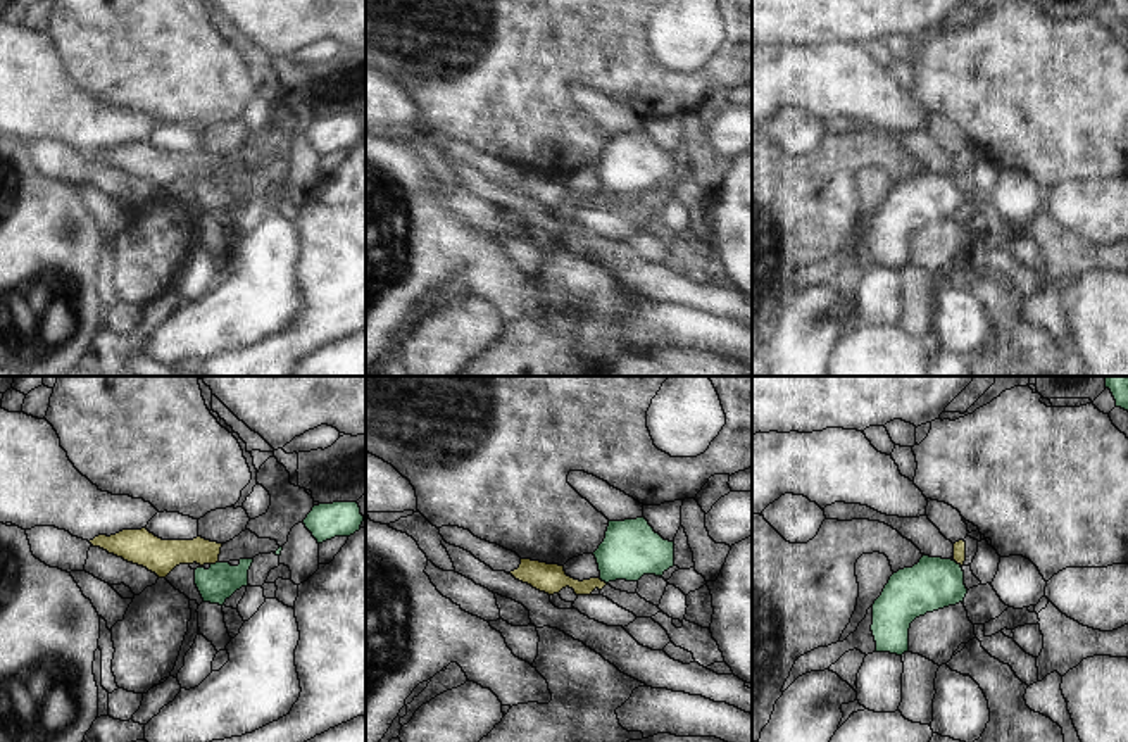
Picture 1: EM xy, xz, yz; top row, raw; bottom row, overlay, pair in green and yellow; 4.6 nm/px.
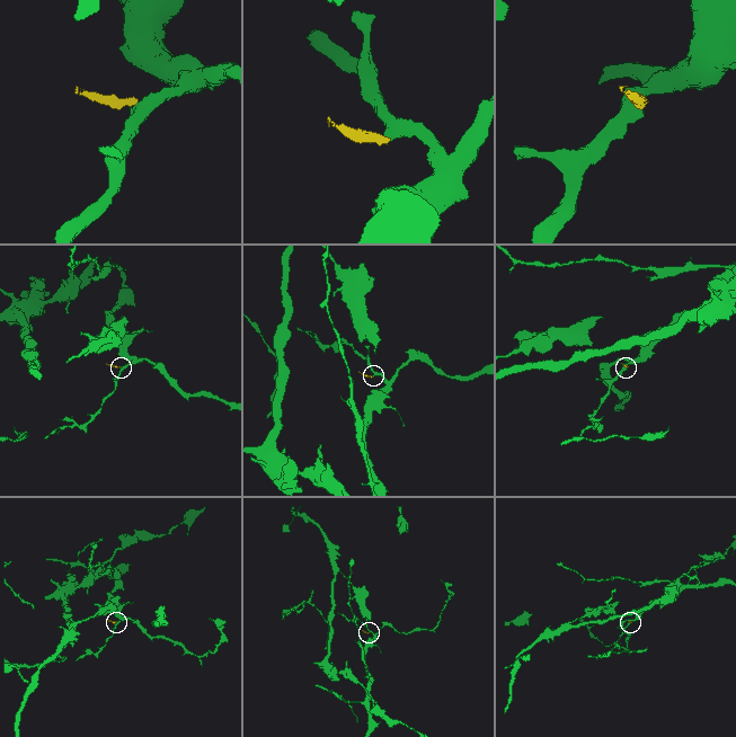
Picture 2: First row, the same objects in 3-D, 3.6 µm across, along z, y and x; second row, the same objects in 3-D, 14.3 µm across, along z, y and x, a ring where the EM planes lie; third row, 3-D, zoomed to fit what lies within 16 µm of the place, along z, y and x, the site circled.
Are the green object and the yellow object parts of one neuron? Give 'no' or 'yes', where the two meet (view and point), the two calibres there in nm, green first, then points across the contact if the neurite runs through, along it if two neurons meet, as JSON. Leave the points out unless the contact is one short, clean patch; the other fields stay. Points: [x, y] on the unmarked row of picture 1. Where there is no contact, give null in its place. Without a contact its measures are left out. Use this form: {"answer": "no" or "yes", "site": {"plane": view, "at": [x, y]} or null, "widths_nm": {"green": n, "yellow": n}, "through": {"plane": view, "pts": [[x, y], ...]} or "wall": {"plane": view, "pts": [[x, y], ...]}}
{"answer": "no", "site": {"plane": "xy", "at": [216, 176]}, "widths_nm": {"green": 170, "yellow": 150}, "wall": {"plane": "xy", "pts": [[218, 175], [211, 178]]}}

